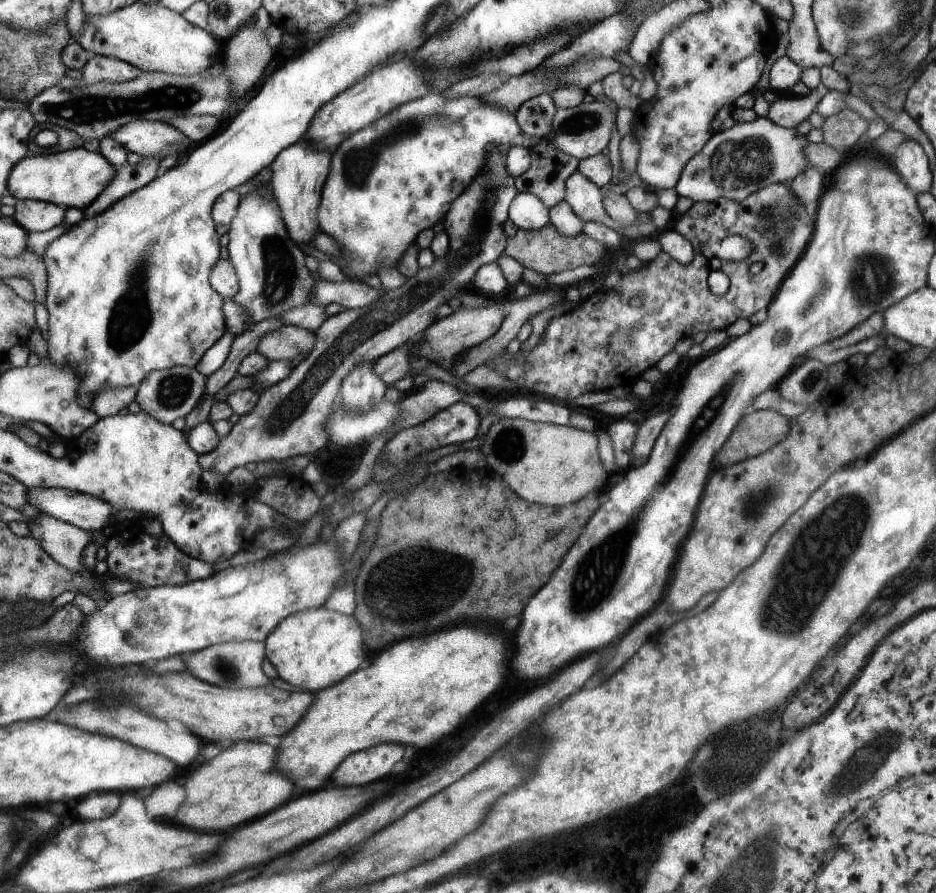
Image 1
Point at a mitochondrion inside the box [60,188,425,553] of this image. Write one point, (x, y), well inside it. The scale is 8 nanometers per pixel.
(132, 317)

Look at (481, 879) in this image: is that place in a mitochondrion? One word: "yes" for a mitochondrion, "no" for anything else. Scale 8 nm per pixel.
no

